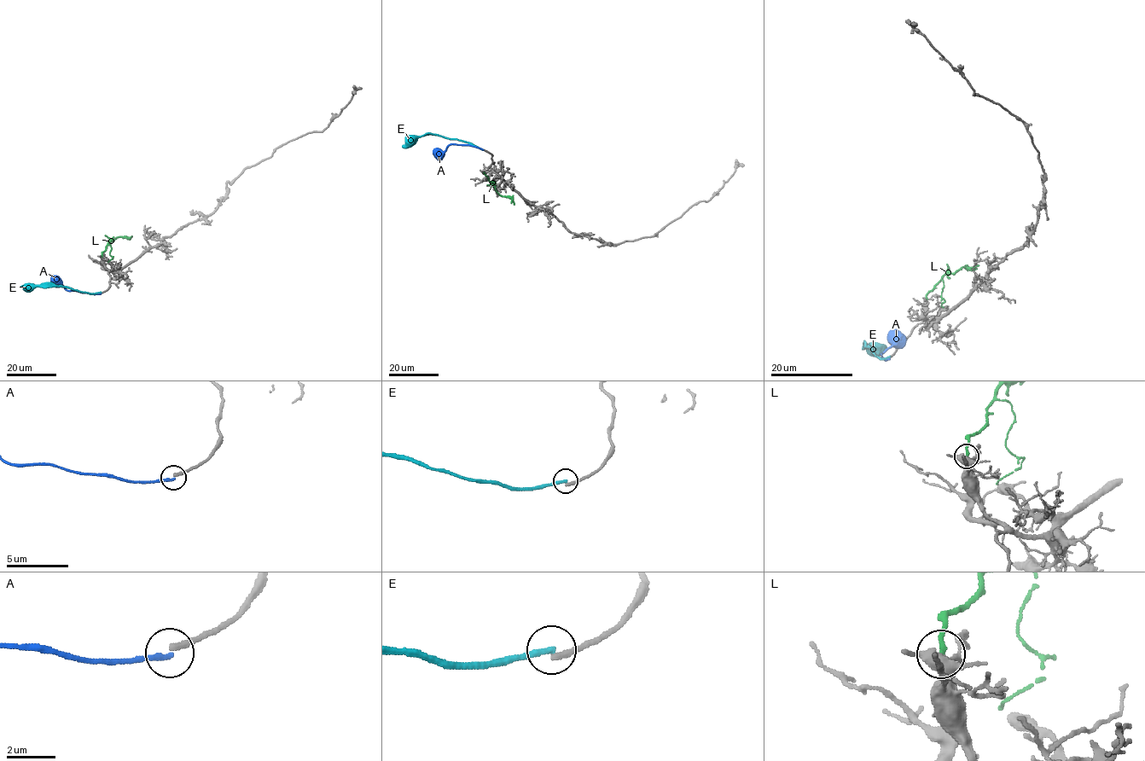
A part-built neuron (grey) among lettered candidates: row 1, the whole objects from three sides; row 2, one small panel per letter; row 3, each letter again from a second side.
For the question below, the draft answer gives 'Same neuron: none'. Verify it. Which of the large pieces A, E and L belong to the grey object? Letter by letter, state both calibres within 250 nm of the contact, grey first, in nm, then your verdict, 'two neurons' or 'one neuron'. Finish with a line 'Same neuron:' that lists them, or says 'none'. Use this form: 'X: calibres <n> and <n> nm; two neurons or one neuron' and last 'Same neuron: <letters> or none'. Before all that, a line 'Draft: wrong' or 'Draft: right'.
Draft: right
A: calibres 240 and 220 nm; two neurons
E: calibres 240 and 260 nm; two neurons
L: calibres 400 and 240 nm; two neurons
Same neuron: none

